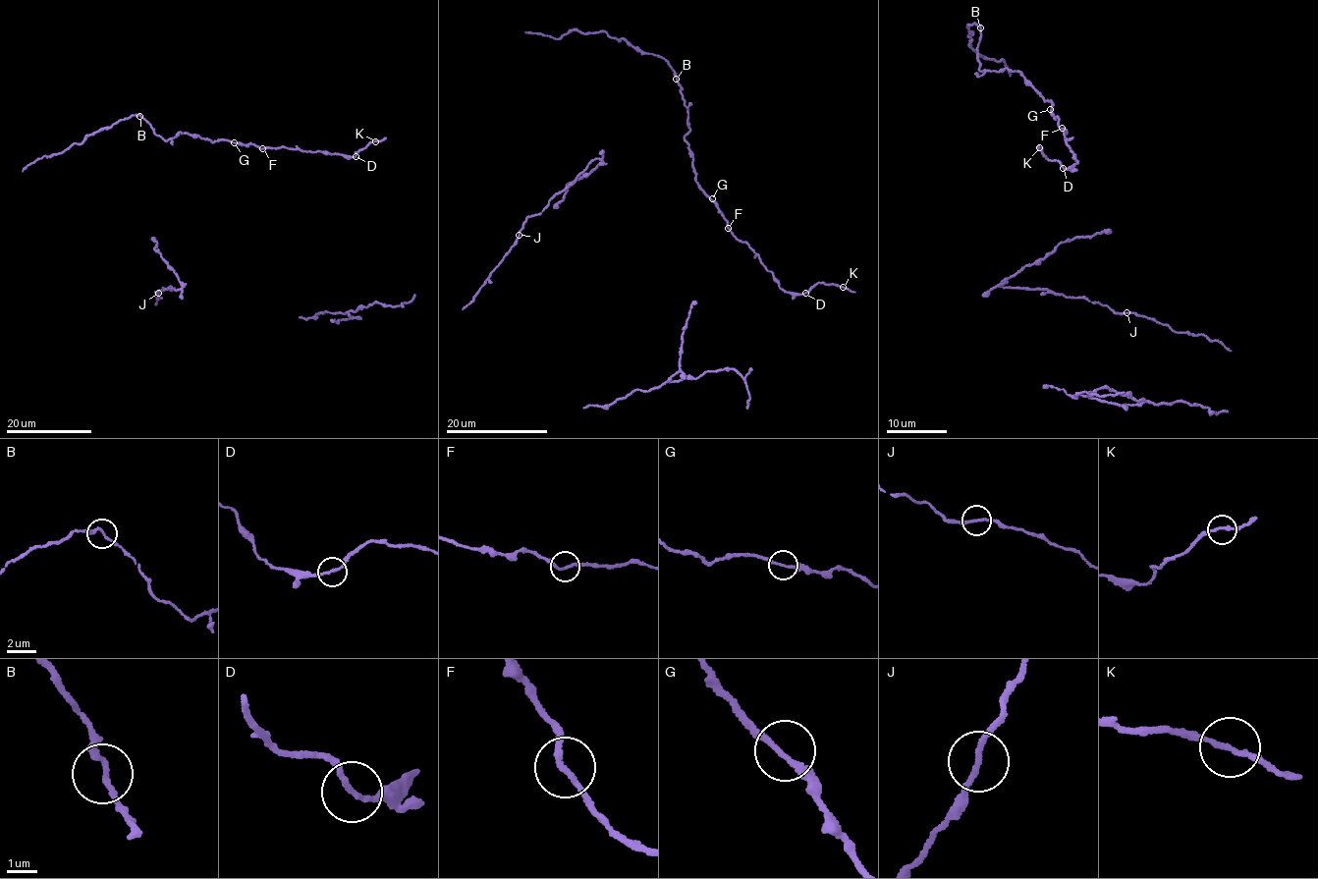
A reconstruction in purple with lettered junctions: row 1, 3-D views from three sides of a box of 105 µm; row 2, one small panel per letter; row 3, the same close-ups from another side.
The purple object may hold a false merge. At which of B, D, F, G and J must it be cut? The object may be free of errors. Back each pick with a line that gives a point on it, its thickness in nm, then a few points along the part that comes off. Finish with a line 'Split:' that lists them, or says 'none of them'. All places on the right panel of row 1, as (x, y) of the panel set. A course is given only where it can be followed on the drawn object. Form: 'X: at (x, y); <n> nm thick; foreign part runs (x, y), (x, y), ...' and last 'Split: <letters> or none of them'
Split: none of them

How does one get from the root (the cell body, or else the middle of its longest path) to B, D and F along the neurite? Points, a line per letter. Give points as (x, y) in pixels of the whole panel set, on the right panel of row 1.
B: (1052, 109), (1051, 102), (1026, 83), (1020, 73), (1005, 68), (980, 71), (980, 27)
D: (1052, 109), (1061, 128), (1067, 132), (1063, 134), (1065, 139), (1077, 163), (1062, 168)
F: (1052, 109), (1062, 128)

